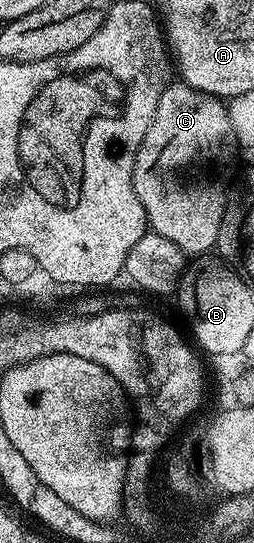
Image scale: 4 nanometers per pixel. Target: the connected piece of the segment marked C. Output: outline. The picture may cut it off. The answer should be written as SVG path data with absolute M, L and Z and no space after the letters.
M183 81L169 82L167 89L162 93L162 98L158 101L158 110L154 112L154 121L150 121L150 129L146 129L146 137L142 137L142 145L136 154L134 161L134 173L132 174L132 184L134 193L138 201L142 203L142 209L148 218L148 225L151 231L158 233L166 239L172 241L185 256L200 257L205 253L211 252L216 247L218 233L220 232L220 222L224 216L224 204L226 202L226 187L224 191L224 174L228 171L228 166L232 163L232 154L237 154L238 148L232 137L232 126L228 116L228 108L225 100L216 98L210 93L202 93L194 89L189 83Z

